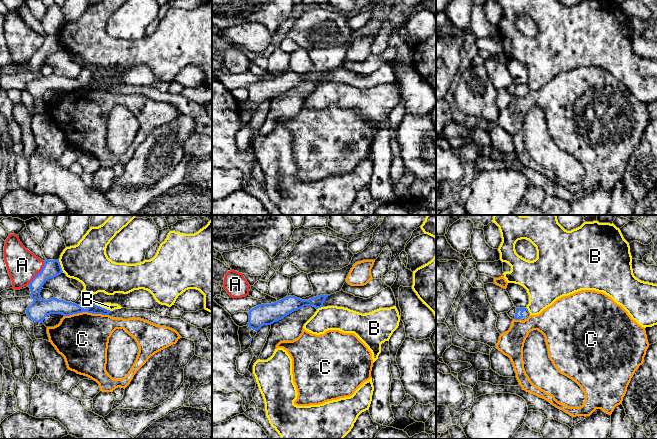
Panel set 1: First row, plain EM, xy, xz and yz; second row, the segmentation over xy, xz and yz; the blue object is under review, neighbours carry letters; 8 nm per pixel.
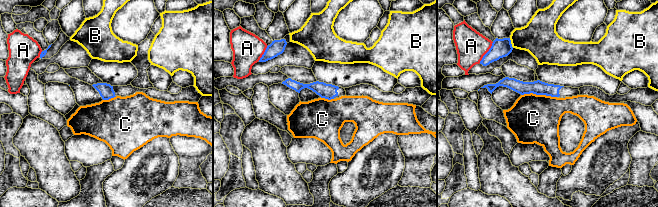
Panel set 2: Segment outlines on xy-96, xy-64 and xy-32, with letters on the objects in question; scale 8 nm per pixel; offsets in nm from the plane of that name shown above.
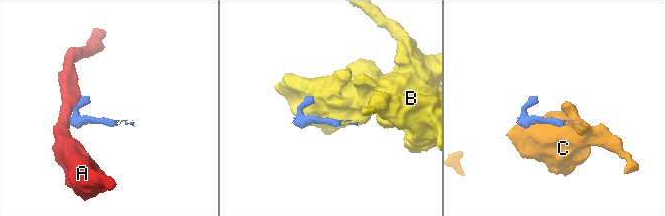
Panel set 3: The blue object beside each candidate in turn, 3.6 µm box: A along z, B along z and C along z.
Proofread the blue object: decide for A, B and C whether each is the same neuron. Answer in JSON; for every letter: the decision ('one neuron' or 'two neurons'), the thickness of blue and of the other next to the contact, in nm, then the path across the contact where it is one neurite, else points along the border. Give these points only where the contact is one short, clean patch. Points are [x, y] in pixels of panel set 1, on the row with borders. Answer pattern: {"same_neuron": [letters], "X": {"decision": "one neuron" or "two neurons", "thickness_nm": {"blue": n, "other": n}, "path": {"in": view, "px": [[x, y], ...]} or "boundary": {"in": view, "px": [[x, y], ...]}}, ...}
{"same_neuron": [], "A": {"decision": "two neurons", "thickness_nm": {"blue": 140, "other": 260}, "boundary": {"in": "xy", "px": [[44, 261], [42, 269], [28, 285]]}}, "B": {"decision": "two neurons", "thickness_nm": {"blue": 80, "other": 60}}, "C": {"decision": "two neurons", "thickness_nm": {"blue": 120, "other": 420}}}

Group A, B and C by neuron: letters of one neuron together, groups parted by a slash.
A / B / C

